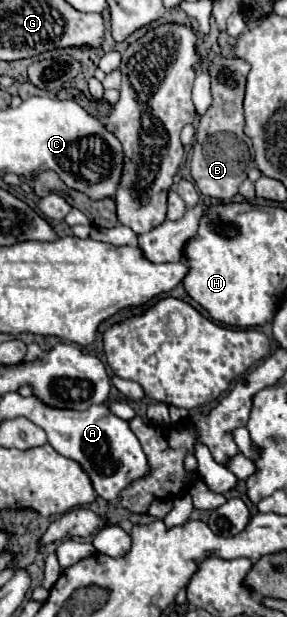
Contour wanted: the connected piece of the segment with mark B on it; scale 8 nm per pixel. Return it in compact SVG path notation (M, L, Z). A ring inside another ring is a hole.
M214 56L208 64L212 84L212 106L200 118L196 128L196 142L192 146L192 178L200 192L222 202L230 202L238 194L238 186L246 180L248 170L254 166L254 148L250 138L244 134L244 112L242 100L246 90L246 76L250 64L238 56Z

